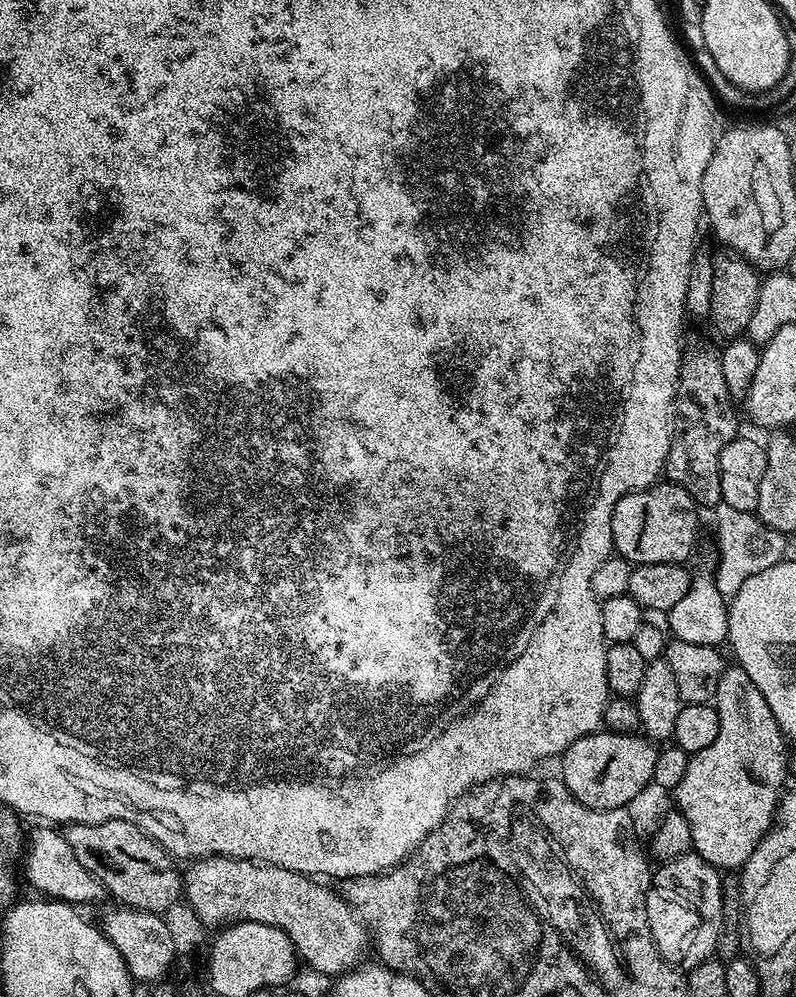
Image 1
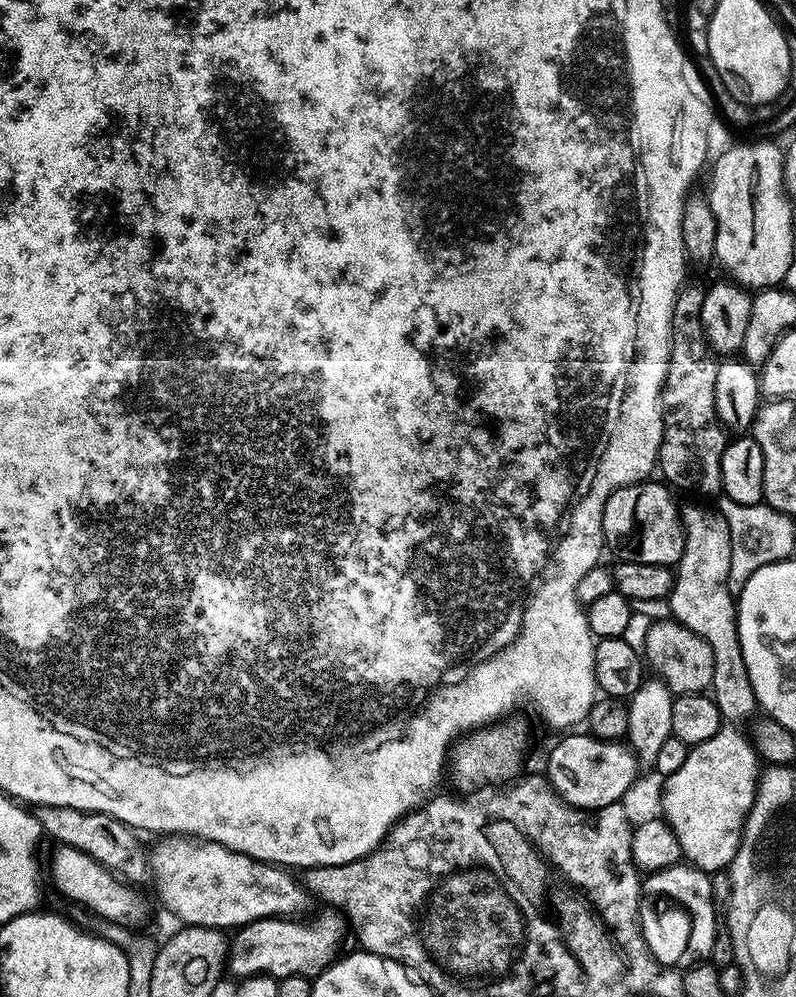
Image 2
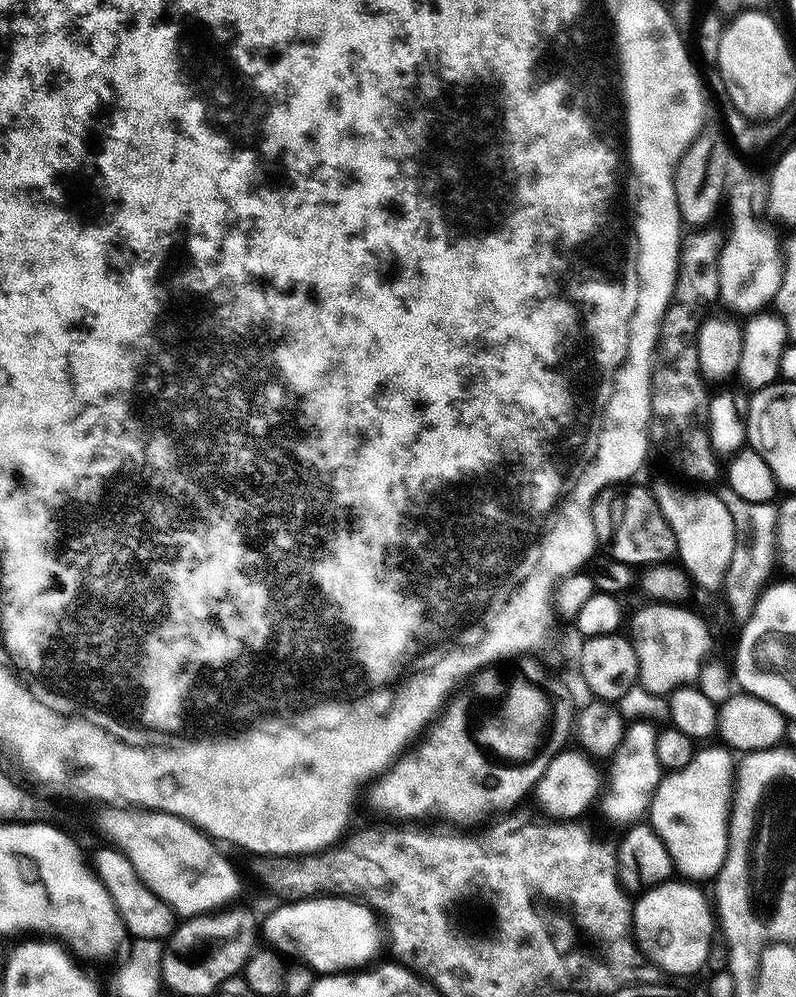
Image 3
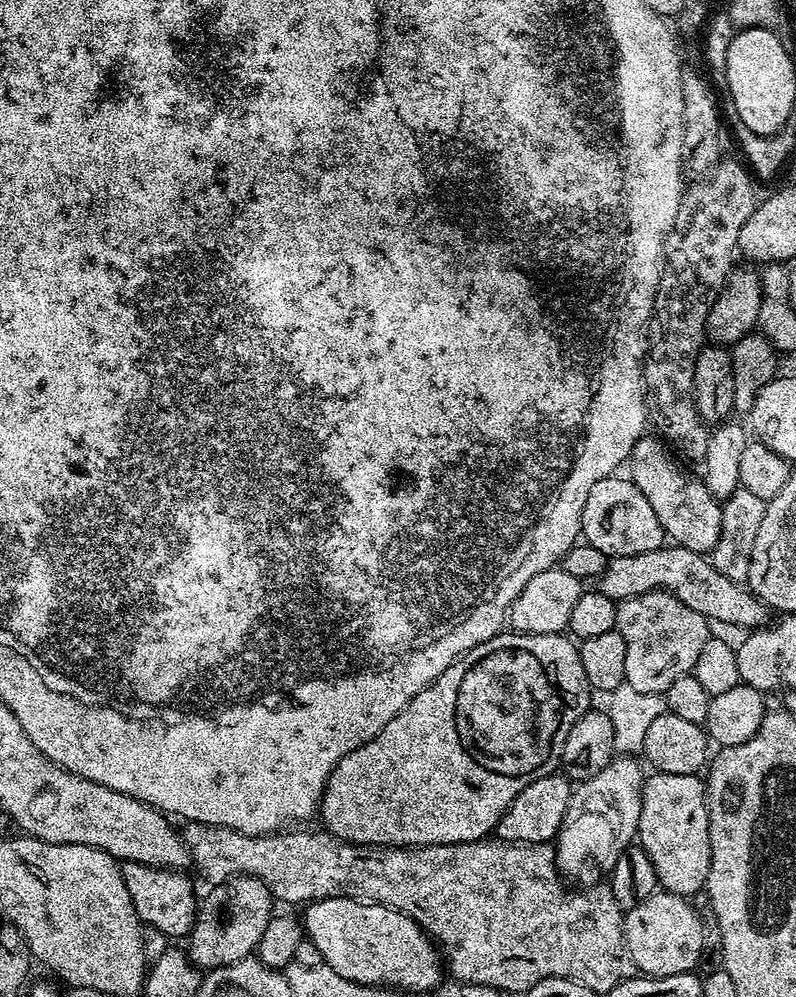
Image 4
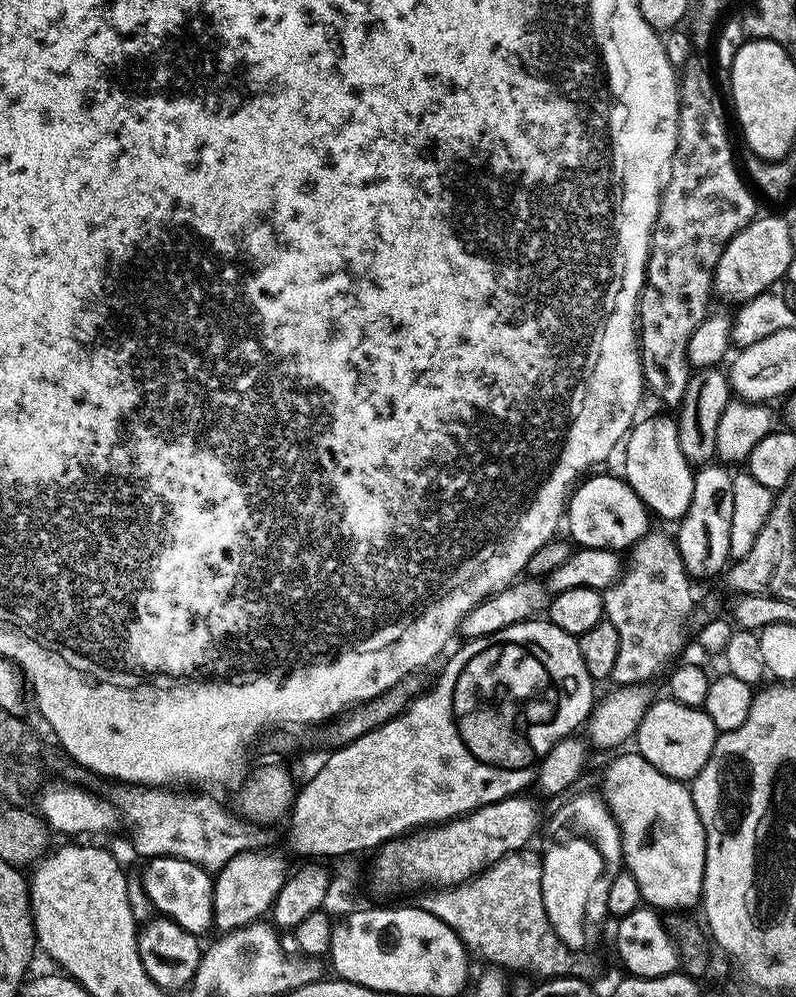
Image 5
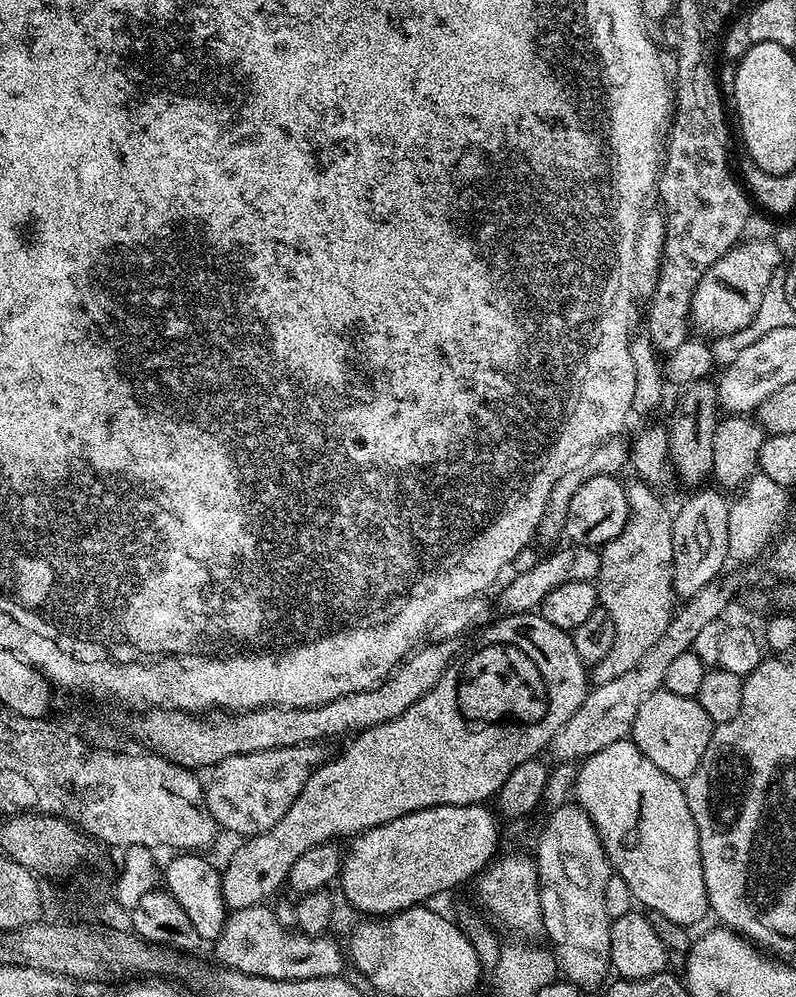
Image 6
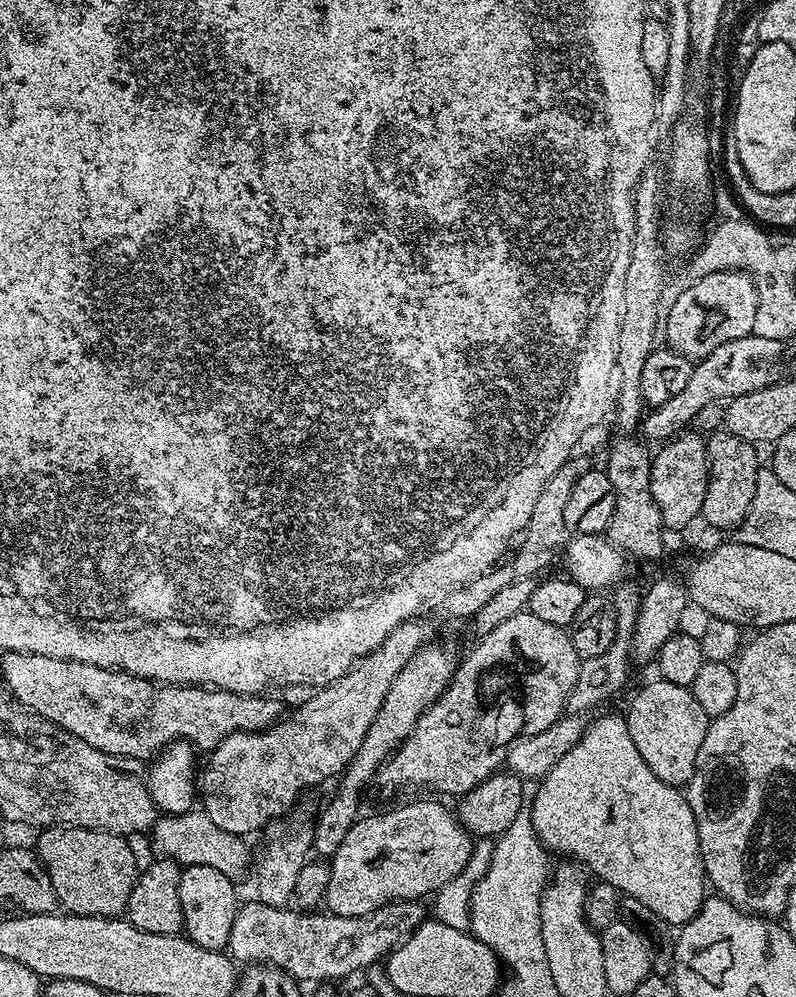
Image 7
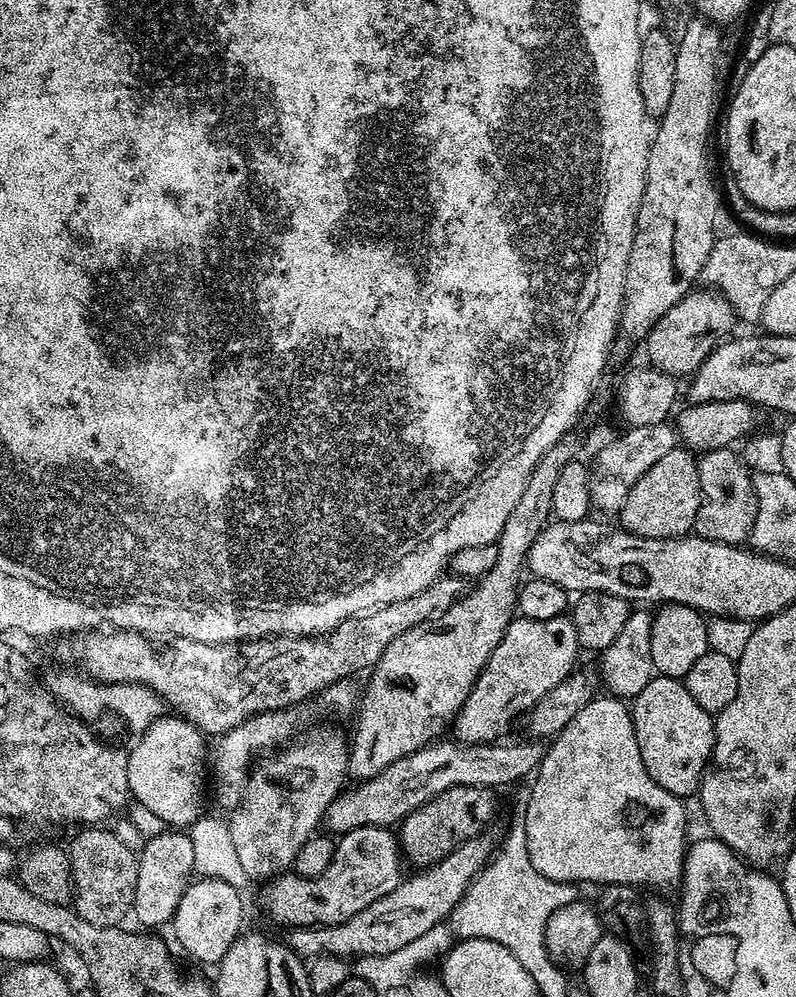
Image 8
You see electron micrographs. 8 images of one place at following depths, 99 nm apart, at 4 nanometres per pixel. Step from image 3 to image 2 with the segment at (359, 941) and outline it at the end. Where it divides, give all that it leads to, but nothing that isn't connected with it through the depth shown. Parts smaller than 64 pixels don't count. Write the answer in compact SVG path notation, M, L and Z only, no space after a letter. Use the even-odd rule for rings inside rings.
M324 910L321 916L303 924L300 918L269 918L245 924L230 944L230 972L236 978L267 974L277 978L307 976L315 978L333 965L336 951L344 940L346 920L339 911Z

